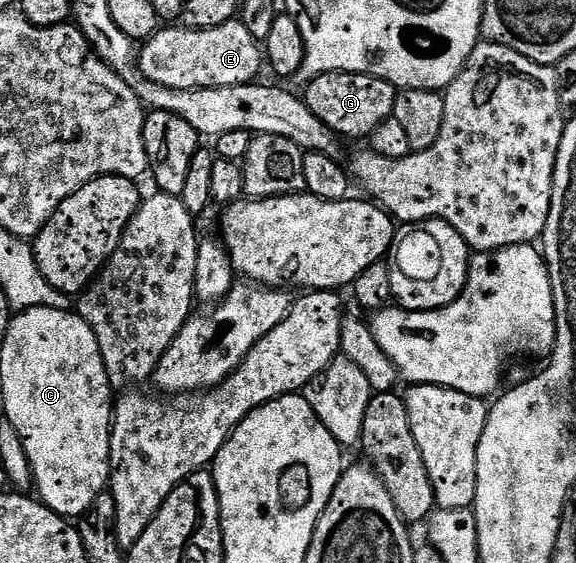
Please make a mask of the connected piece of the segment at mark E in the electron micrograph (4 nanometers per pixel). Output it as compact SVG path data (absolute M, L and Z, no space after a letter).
M238 18L219 28L199 32L185 26L166 26L141 45L136 56L136 68L141 79L176 91L231 88L253 84L259 79L258 71L264 68L264 52L260 41Z

